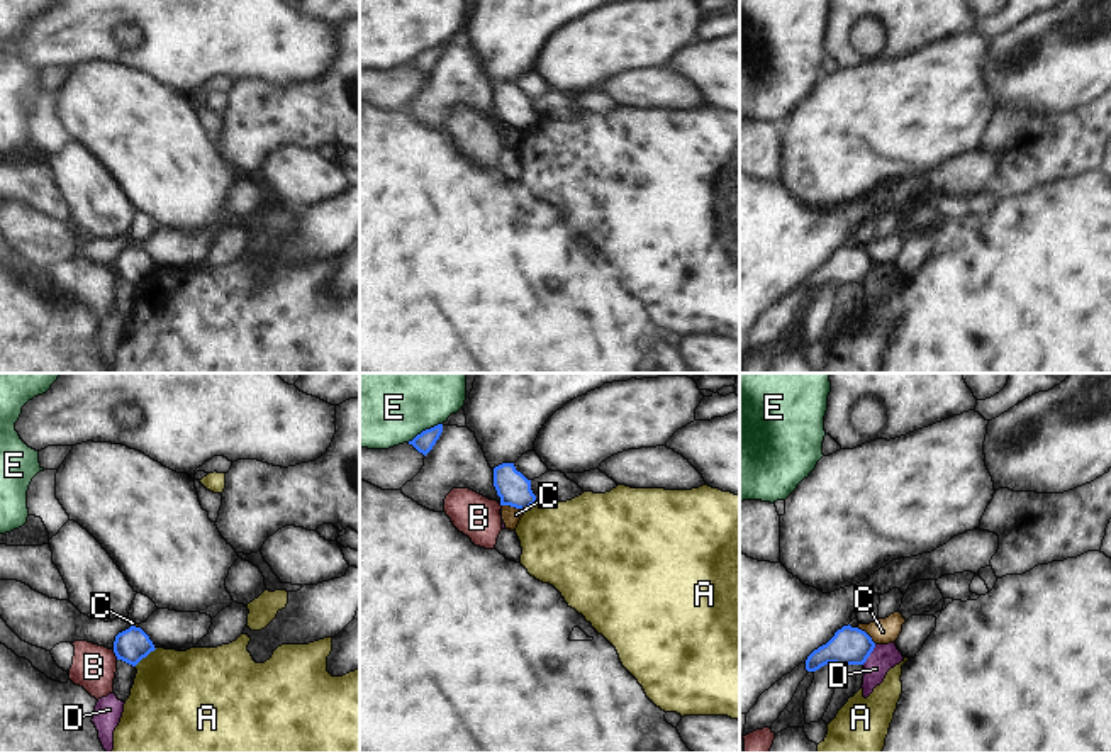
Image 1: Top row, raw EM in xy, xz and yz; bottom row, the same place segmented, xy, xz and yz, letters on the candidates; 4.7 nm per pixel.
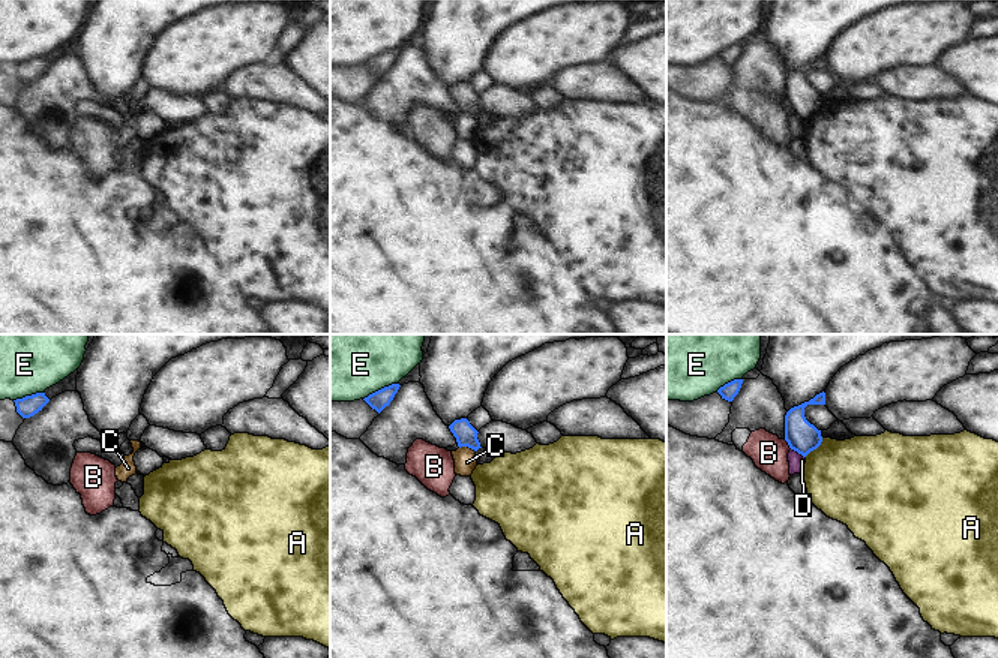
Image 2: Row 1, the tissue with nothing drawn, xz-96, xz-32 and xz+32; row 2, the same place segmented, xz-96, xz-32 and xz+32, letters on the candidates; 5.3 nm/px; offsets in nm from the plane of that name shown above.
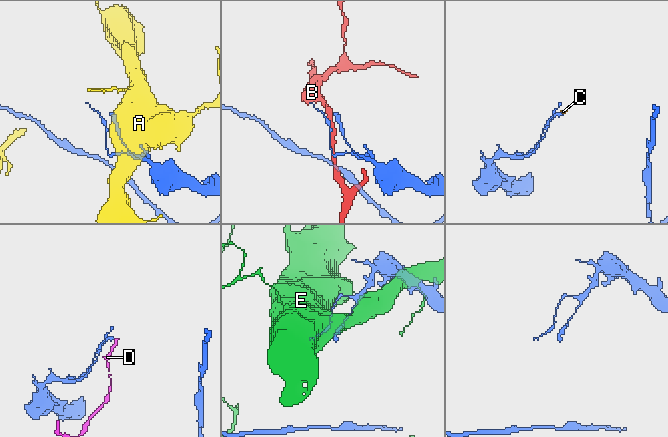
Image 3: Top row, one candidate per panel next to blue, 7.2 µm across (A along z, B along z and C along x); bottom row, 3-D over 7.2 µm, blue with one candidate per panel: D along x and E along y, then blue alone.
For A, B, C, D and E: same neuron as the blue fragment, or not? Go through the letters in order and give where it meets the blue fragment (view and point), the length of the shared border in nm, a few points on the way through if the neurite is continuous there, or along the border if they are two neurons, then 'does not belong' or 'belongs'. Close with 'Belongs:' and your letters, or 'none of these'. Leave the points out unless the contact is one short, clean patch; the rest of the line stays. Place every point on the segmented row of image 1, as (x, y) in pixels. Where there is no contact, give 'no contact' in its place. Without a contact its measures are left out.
A: contact xy (145, 657); length 140 nm; border xy (156, 648), (134, 665); does not belong
B: contact xy (116, 655); length 50 nm; does not belong
C: contact xz (514, 506); length 120 nm; border xz (502, 504), (524, 511); does not belong
D: contact yz (869, 655); length 120 nm; border yz (876, 645), (862, 663); does not belong
E: contact xz (426, 429); length 190 nm; does not belong
Belongs: none of these

